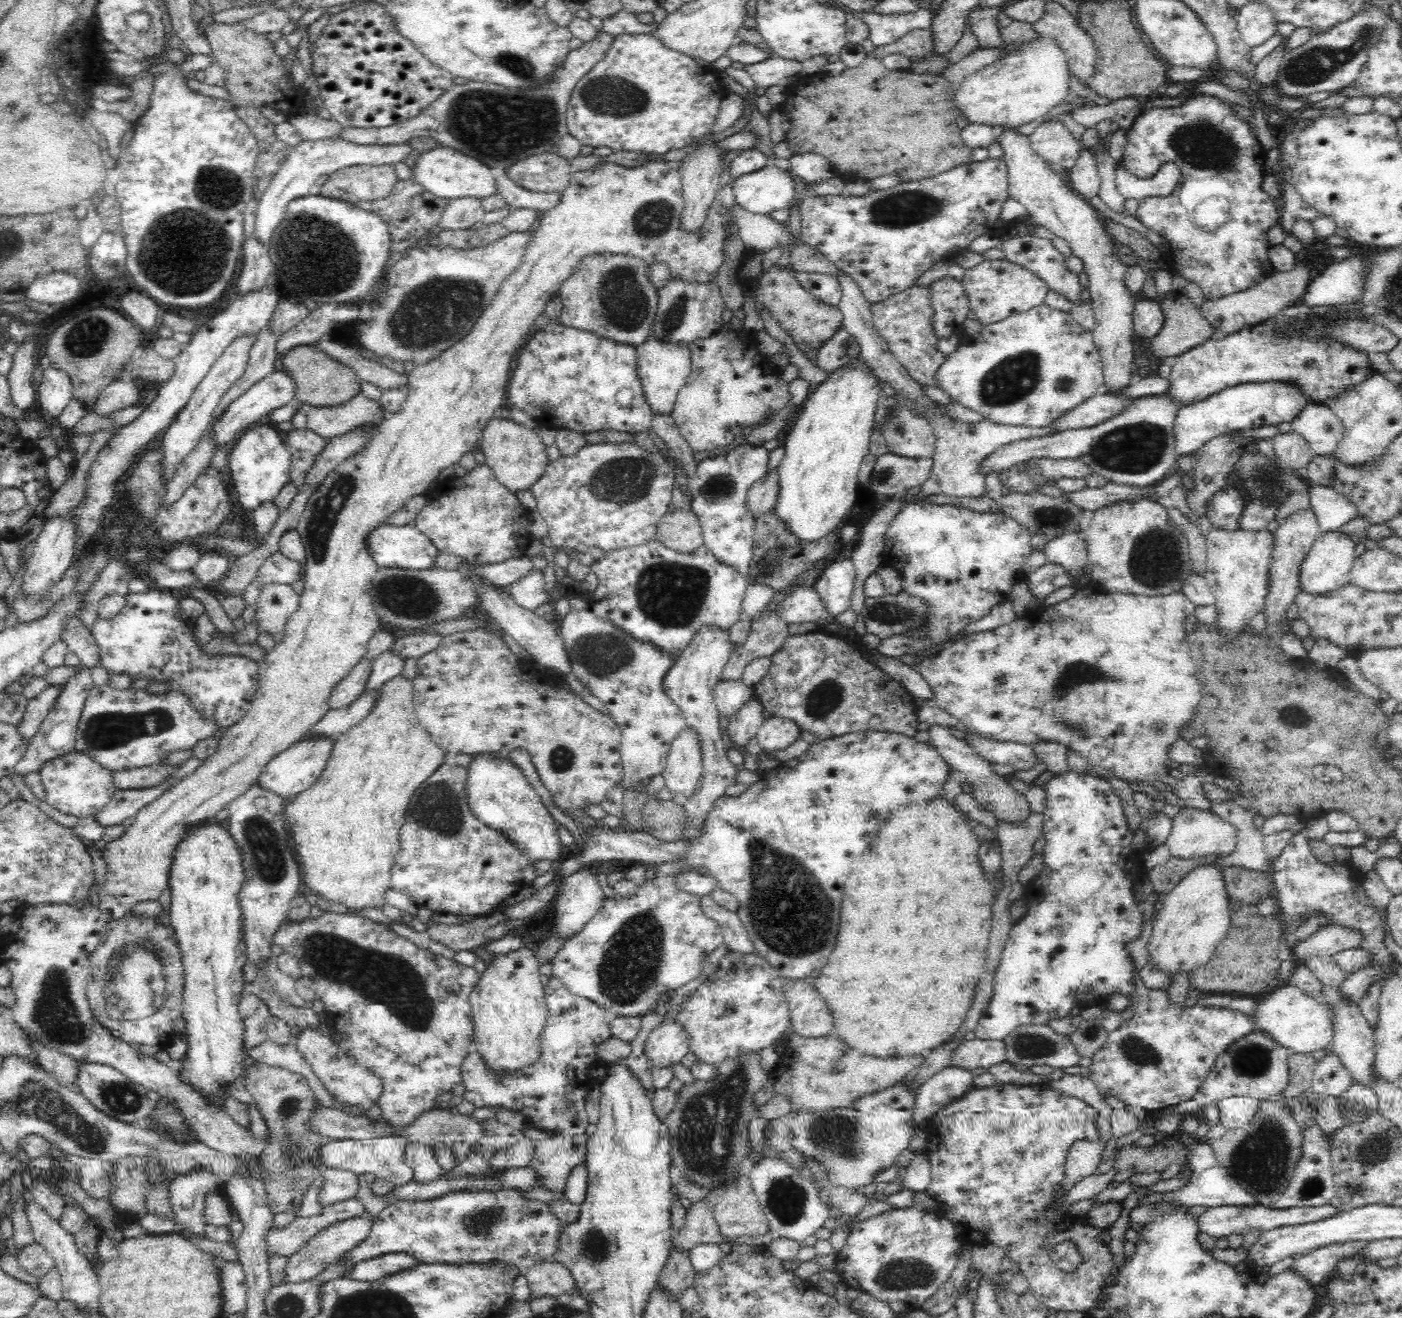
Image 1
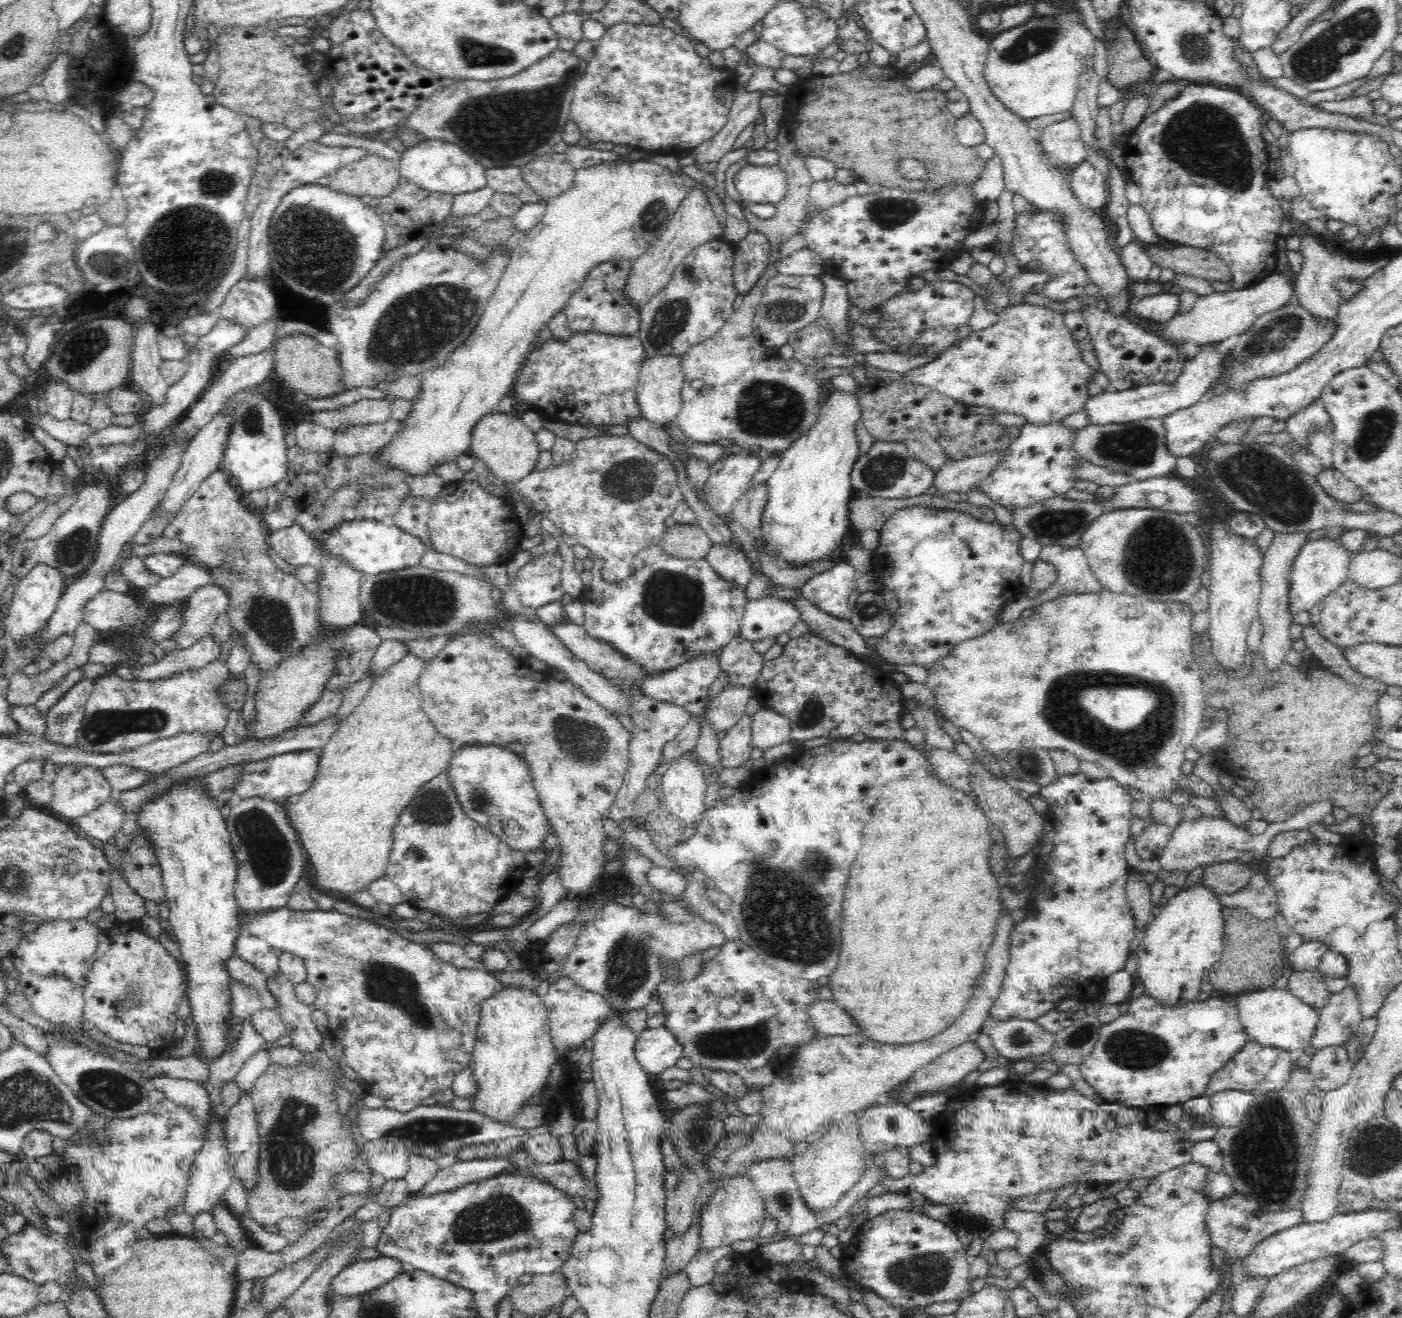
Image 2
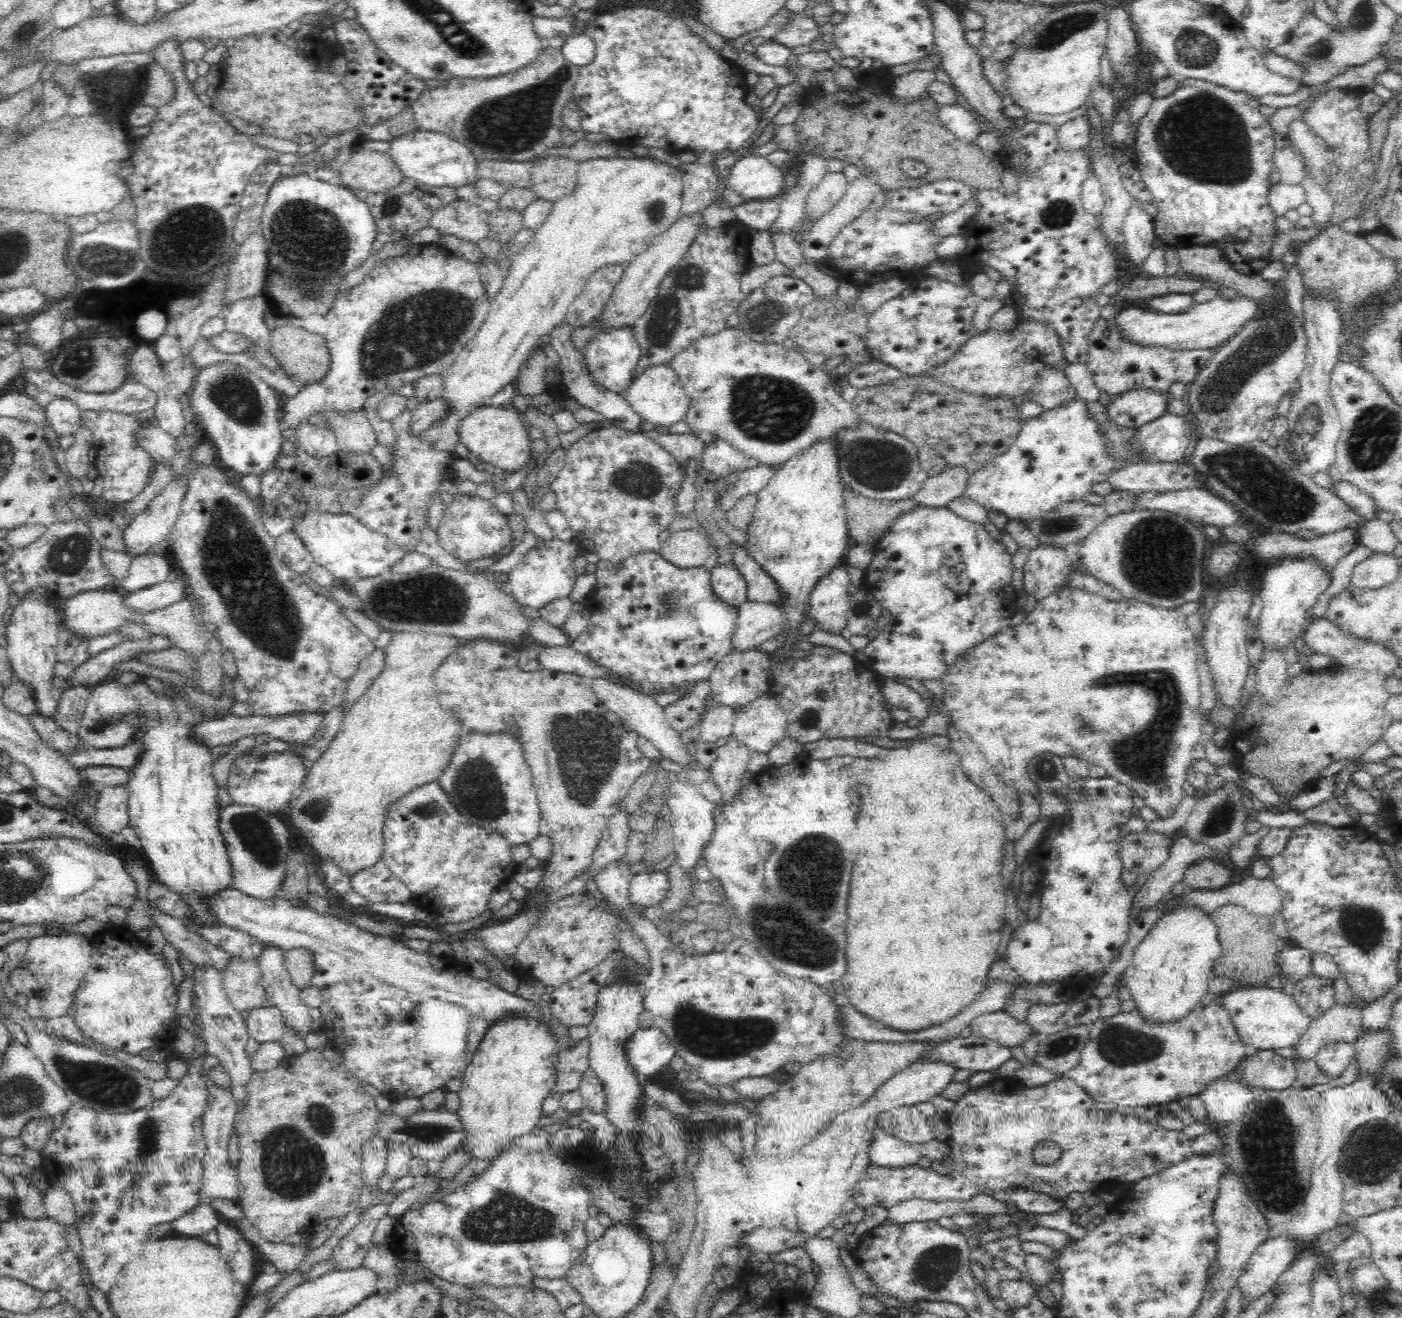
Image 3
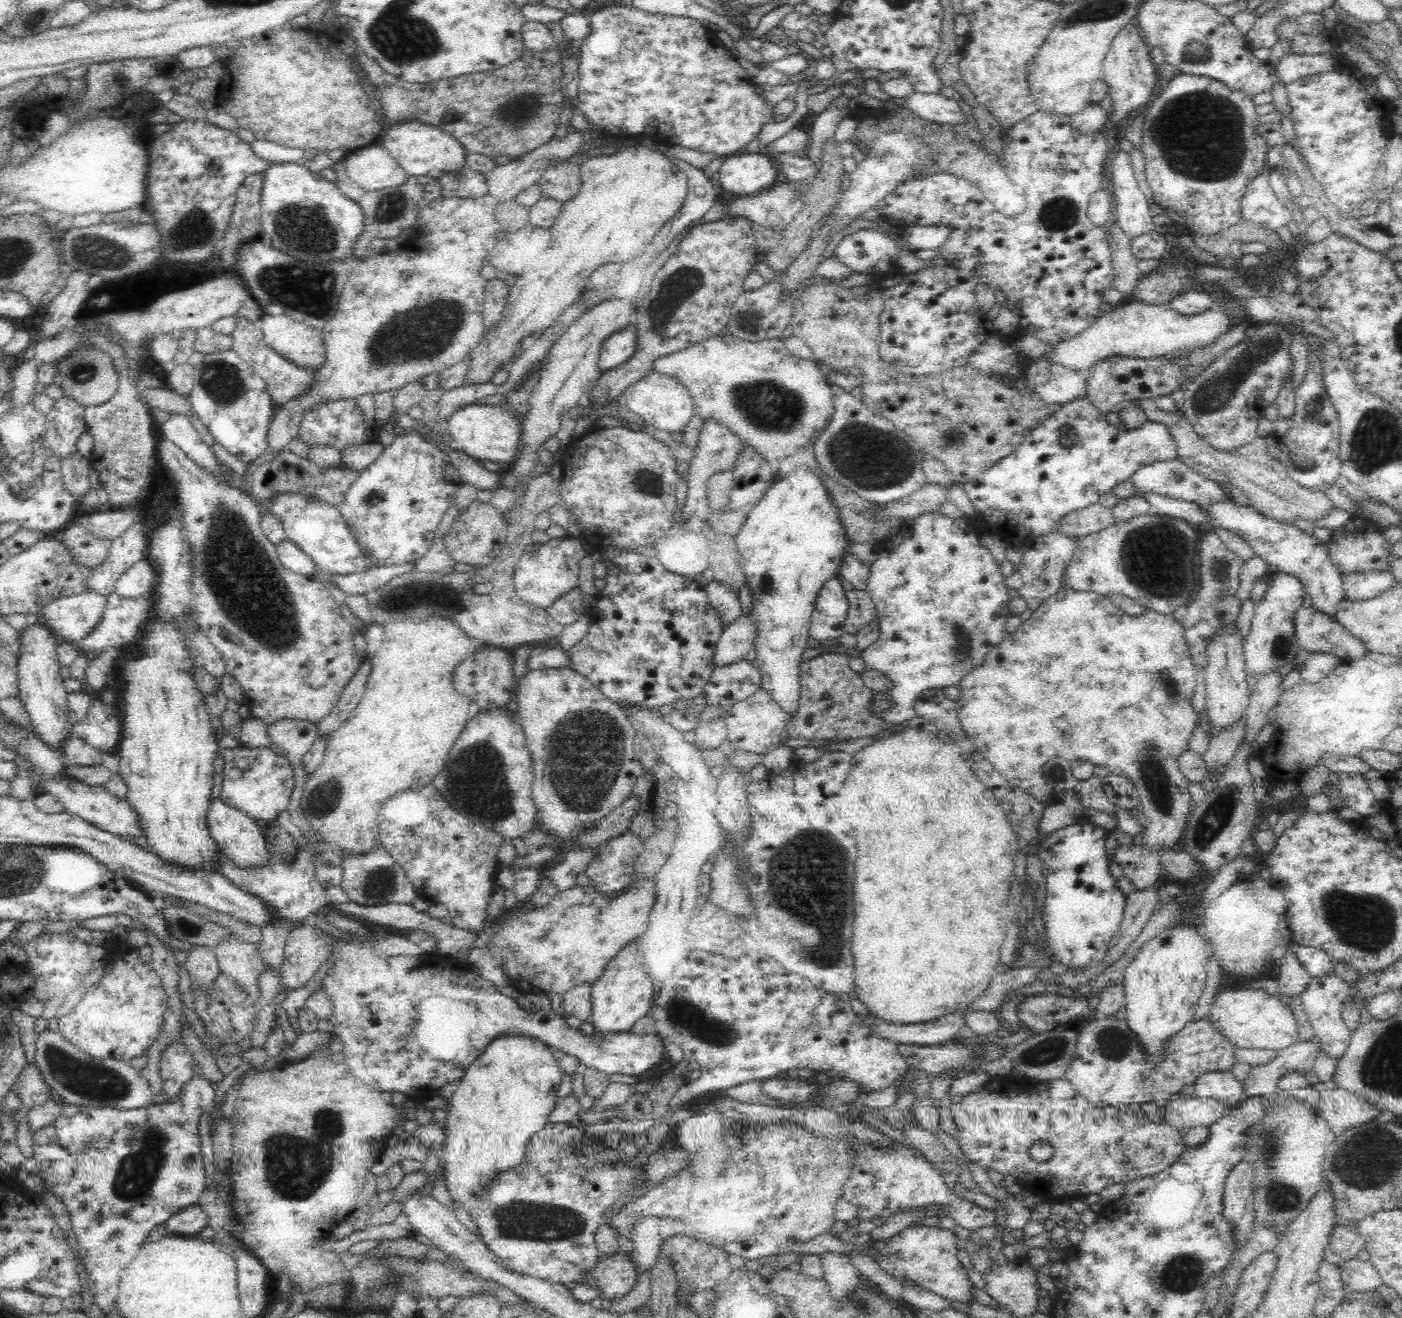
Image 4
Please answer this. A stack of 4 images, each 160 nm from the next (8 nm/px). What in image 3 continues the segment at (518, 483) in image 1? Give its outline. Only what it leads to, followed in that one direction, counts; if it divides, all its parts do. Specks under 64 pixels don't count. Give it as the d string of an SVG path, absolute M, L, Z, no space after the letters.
M485 403L458 420L458 440L484 465L507 475L520 470L532 460L532 440L528 436L528 428L518 411L511 407L494 407Z

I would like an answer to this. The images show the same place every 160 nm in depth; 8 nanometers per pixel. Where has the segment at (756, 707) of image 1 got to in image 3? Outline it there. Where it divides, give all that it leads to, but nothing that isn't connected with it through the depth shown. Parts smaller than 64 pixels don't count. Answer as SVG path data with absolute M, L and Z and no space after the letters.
M732 736L725 745L717 748L717 759L711 766L710 778L722 794L722 804L732 802L740 794L751 754L746 745Z

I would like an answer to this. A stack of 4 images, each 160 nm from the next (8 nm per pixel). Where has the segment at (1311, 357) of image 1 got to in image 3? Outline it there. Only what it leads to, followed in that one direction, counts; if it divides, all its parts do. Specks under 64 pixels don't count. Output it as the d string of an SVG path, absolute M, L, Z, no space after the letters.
M1134 389L1112 398L1109 420L1118 426L1137 429L1166 413L1166 397L1156 391Z

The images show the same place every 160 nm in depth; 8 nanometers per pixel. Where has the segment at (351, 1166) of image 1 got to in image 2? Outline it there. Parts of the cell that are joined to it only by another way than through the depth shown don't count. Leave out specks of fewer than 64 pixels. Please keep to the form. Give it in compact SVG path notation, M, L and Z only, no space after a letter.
M386 1140L360 1143L368 1157L368 1167L374 1174L381 1174L386 1181L405 1178L408 1172L408 1150L400 1142L386 1142Z

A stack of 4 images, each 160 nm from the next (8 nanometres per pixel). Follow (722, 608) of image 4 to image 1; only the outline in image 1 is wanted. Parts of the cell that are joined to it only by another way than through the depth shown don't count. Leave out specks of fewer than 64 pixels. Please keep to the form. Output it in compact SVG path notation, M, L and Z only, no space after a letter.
M740 445L724 455L707 457L697 464L695 473L690 475L689 489L691 492L691 510L699 518L705 548L717 559L717 562L734 568L741 576L749 578L750 562L753 558L755 520L746 507L747 492L766 472L768 451L763 445Z

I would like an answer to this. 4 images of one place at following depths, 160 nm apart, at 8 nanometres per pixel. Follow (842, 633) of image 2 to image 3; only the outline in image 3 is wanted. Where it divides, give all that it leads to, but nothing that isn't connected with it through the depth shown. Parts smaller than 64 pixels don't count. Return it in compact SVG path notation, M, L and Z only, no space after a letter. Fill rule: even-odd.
M564 322L558 325L549 334L551 345L560 357L559 367L563 378L564 391L578 402L580 406L591 408L604 416L605 424L614 425L624 430L632 432L639 432L638 424L640 424L640 415L634 412L630 403L625 399L622 394L618 394L612 390L608 390L605 386L599 384L591 376L590 371L587 369L586 357L580 352L577 352L570 341L570 326ZM740 547L734 550L734 564L745 581L748 601L776 605L784 598L776 582Z

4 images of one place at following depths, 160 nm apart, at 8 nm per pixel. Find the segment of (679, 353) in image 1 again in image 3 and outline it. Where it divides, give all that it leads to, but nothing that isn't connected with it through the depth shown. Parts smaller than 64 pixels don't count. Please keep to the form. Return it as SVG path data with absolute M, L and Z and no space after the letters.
M668 363L651 366L634 377L626 388L624 397L630 403L634 412L640 415L642 421L646 420L646 422L664 430L681 420L684 421L690 406L690 399L685 393L684 387L680 384L678 375L670 368Z

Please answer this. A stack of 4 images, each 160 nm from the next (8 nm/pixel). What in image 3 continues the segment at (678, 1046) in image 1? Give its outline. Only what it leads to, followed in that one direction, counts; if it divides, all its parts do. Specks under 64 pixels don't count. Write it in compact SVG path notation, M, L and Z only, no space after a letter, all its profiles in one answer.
M656 1026L634 1032L624 1044L624 1051L629 1066L642 1080L662 1070L676 1053L670 1040Z

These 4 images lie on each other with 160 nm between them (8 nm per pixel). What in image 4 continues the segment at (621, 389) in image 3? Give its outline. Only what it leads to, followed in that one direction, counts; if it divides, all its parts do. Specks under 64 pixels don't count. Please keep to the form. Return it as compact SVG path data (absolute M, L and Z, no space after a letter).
M634 321L622 326L604 342L600 352L600 370L611 370L631 358L637 348L637 330Z

